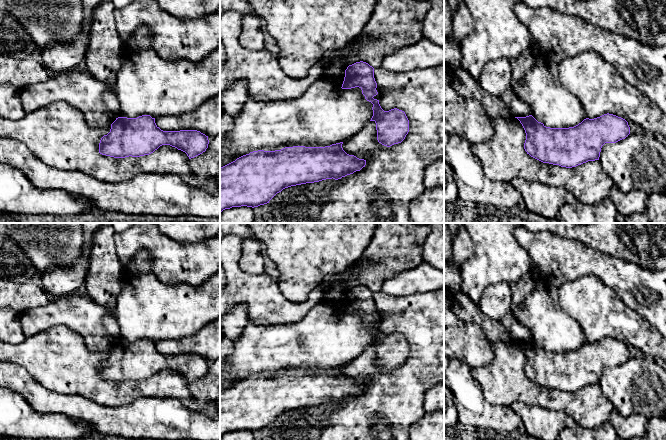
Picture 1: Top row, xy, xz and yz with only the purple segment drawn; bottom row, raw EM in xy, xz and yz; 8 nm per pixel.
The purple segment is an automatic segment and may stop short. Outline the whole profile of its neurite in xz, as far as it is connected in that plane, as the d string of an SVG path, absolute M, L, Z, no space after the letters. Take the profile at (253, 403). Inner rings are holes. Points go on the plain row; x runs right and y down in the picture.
M343 366L325 371L305 371L293 370L285 371L281 374L264 375L258 374L250 376L237 382L235 385L220 392L220 437L232 431L258 431L269 427L269 425L283 413L319 406L326 403L341 403L347 399L360 395L366 389L366 384L359 383L354 379L347 378L342 372Z

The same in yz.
M613 338L584 343L581 347L569 352L550 352L538 346L532 339L515 341L522 348L526 364L524 373L531 381L561 391L572 392L588 385L599 384L601 372L605 367L616 367L630 358L628 346Z

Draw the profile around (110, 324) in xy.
M106 315L102 321L104 327L108 331L108 333L117 340L118 337L118 324L115 319L111 315Z

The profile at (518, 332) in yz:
M512 320L509 333L513 341L526 341L532 339L531 331L518 320Z

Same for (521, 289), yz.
M532 263L530 272L517 282L510 283L512 291L512 300L510 313L518 313L523 307L526 297L534 290L540 282L541 277L534 263Z

